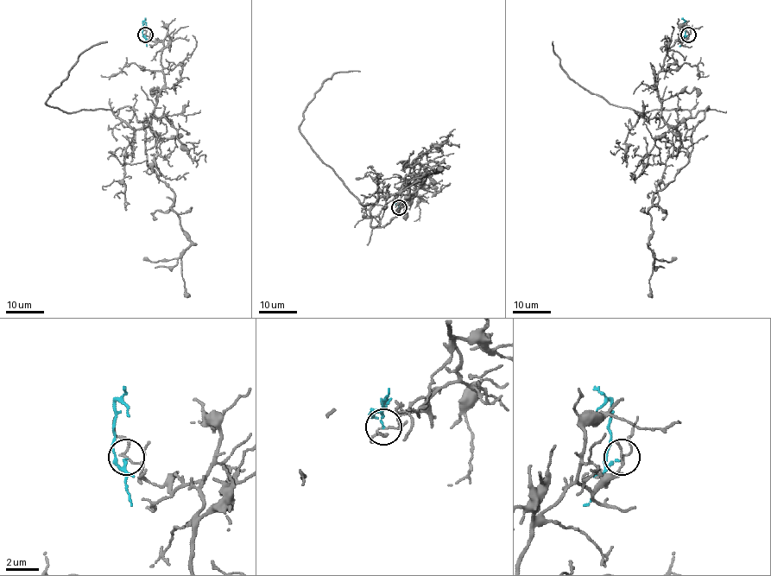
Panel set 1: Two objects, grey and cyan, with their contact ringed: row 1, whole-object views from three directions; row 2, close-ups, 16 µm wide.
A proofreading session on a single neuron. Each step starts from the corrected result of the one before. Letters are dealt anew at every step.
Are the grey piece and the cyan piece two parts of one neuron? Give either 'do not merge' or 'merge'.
do not merge

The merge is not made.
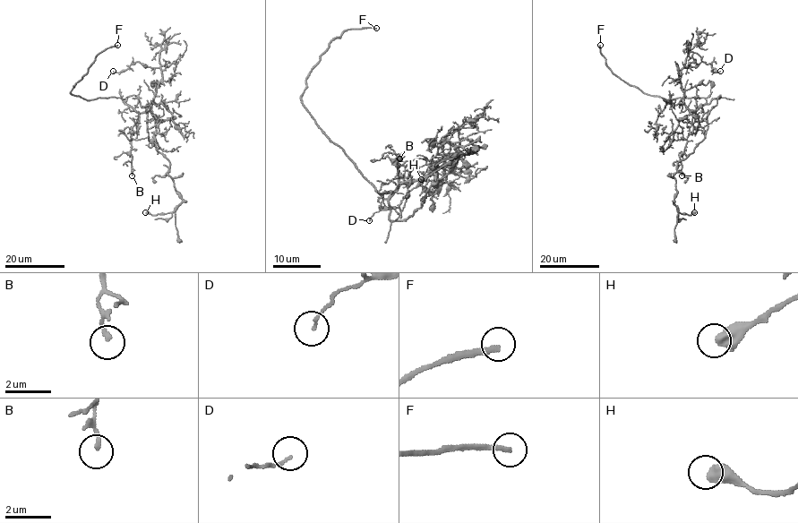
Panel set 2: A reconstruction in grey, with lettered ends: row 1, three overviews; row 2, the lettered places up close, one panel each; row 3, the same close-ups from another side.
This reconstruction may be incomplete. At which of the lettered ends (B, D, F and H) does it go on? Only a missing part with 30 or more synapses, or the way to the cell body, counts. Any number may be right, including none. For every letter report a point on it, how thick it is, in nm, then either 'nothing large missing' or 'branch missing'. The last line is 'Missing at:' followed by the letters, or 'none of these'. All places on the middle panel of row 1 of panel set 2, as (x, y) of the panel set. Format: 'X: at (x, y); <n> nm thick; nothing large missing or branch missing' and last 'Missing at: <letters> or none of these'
B: at (399, 158); 170 nm thick; nothing large missing
D: at (369, 220); 90 nm thick; nothing large missing
F: at (376, 28); 200 nm thick; branch missing
H: at (421, 179); 650 nm thick; nothing large missing
Missing at: F

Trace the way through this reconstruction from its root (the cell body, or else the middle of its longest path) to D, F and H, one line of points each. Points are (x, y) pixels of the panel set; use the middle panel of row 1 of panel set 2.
D: (394, 220), (389, 196), (448, 158), (398, 207), (381, 209), (369, 220)
F: (394, 220), (389, 218), (388, 200), (323, 132), (301, 100), (306, 77), (334, 38), (348, 30), (376, 28)
H: (394, 220), (404, 220), (421, 206), (425, 192), (455, 165), (459, 145), (468, 151), (479, 147), (421, 179)

